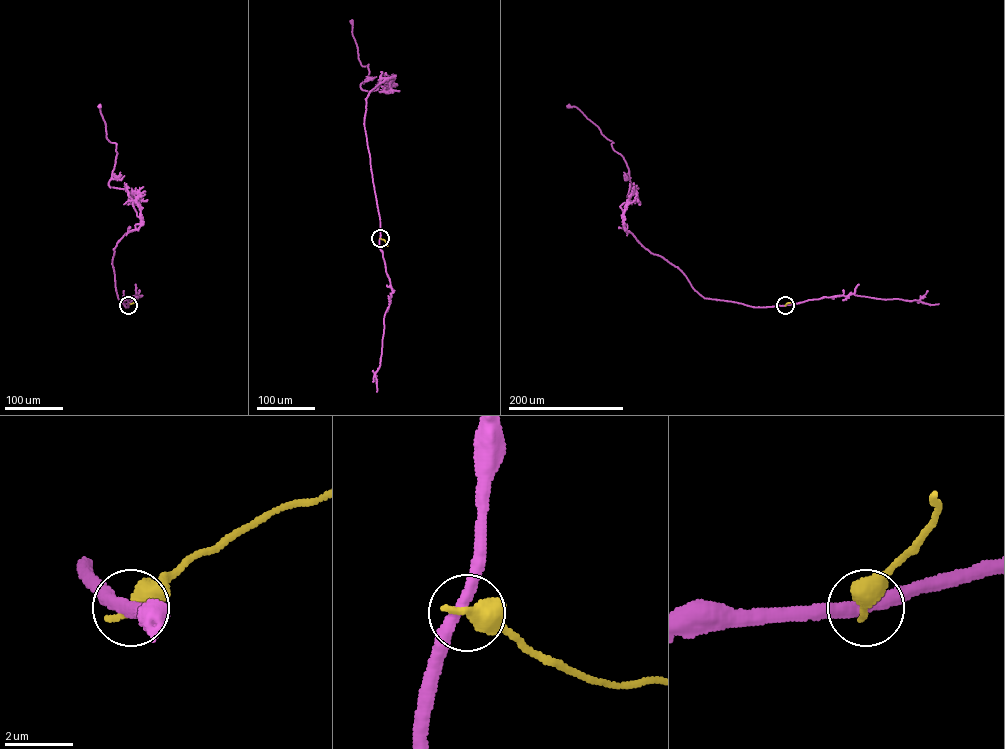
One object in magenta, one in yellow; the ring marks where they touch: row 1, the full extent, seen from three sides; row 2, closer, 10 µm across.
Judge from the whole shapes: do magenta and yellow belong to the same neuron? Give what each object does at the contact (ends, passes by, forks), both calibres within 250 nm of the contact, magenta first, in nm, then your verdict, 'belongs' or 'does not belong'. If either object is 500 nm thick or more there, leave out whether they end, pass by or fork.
calibres 360 and 550 nm; does not belong

